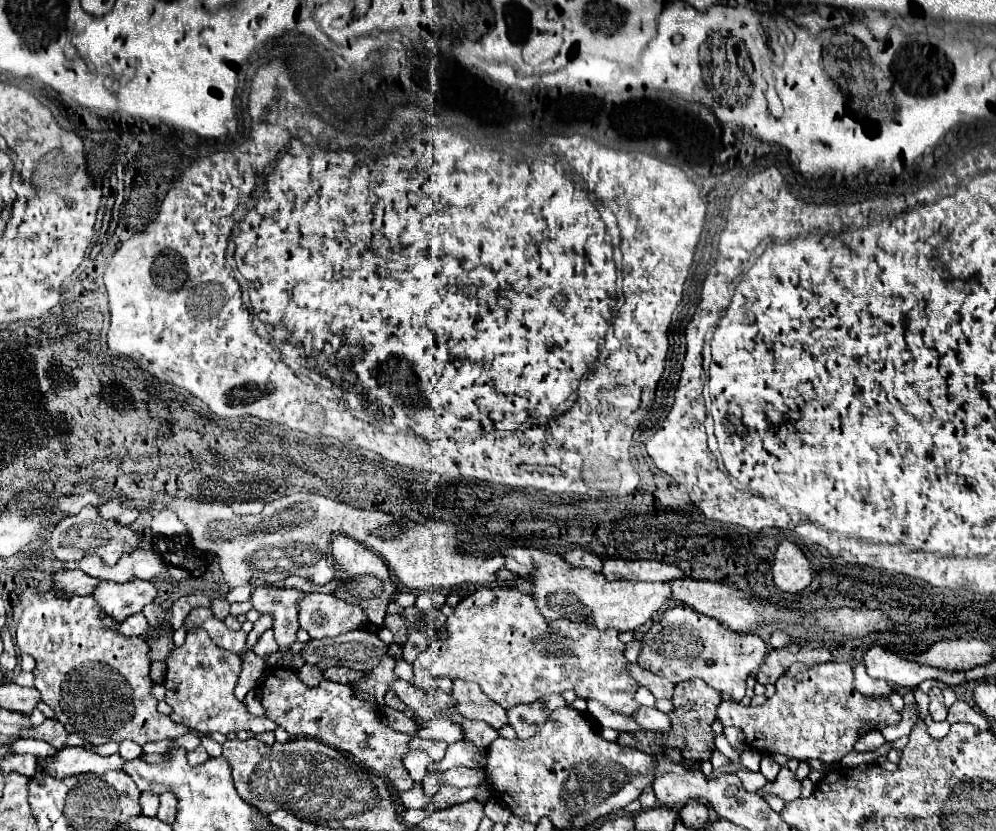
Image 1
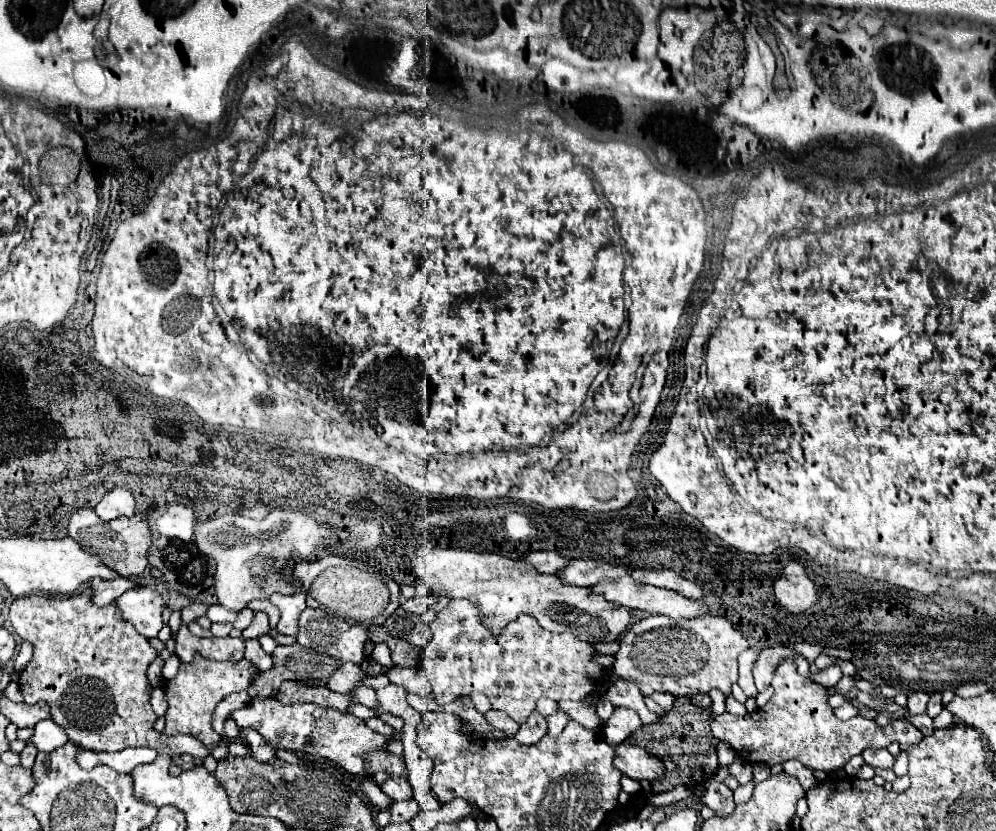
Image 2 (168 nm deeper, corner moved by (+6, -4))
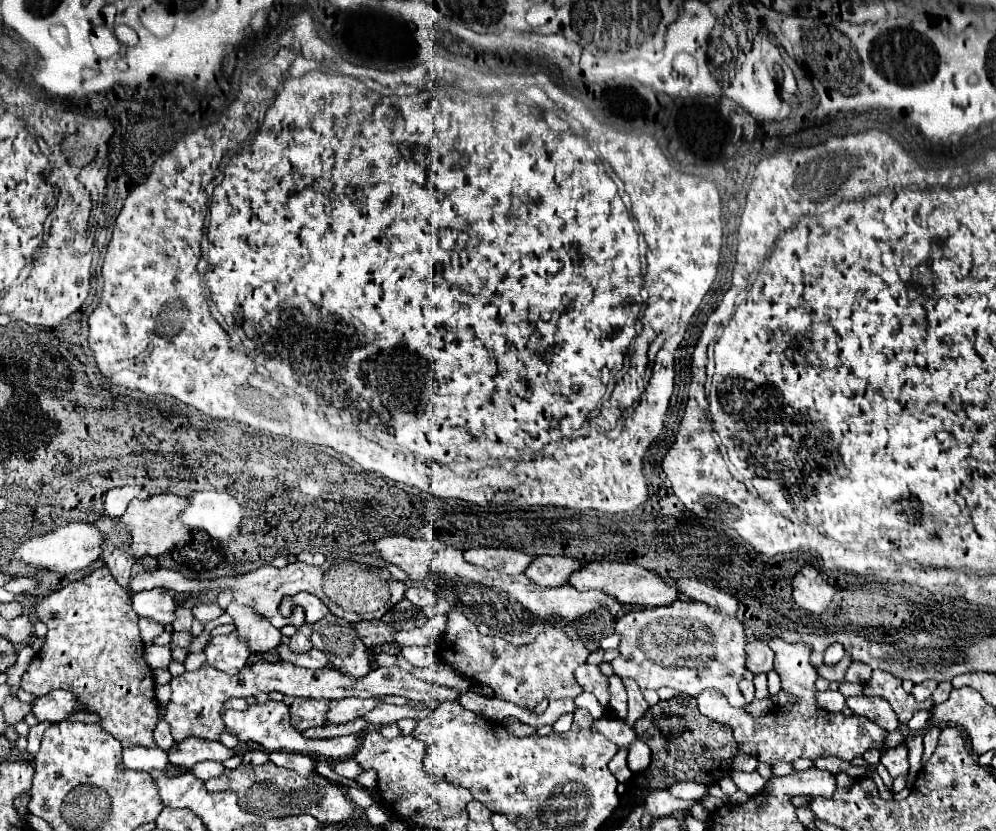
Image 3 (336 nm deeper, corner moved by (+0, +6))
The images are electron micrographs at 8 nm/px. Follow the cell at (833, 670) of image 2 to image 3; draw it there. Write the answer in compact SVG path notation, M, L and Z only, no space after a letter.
M865 694L849 696L847 706L851 708L853 714L859 714L859 716L873 720L889 732L899 728L899 720L895 718L895 712L891 710L891 706L883 698L873 698L873 696L865 696Z

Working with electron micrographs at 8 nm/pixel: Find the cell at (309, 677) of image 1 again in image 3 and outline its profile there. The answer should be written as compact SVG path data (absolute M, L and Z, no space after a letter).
M281 698L291 710L291 724L297 730L317 728L327 724L327 710L331 700L313 700L313 698Z

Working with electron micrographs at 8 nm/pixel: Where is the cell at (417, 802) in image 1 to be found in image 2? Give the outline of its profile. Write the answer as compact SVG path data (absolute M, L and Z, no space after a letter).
M363 776L363 780L361 780L361 792L363 792L363 796L369 798L369 802L373 802L381 808L387 808L391 804L391 800L381 792L381 788L373 780L369 780L367 776Z

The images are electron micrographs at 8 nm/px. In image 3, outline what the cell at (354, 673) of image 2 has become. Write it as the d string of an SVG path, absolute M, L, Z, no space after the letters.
M279 644L279 654L285 662L291 662L295 666L303 666L303 668L311 668L311 670L323 670L323 668L331 668L331 662L327 662L327 654L323 654L321 650L309 650L307 654L291 654L289 648L285 644Z

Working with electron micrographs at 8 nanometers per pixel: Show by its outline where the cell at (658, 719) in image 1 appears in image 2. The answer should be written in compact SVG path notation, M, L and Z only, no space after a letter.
M615 708L615 712L611 714L611 718L605 722L603 734L605 734L605 742L615 746L621 744L631 732L639 730L643 724L639 720L639 716L629 710L629 708Z

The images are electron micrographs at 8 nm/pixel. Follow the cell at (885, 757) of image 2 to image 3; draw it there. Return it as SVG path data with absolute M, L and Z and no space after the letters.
M905 744L881 752L881 764L889 770L889 774L891 774L893 778L897 778L897 776L907 776L909 764L907 764L907 748L905 748Z

